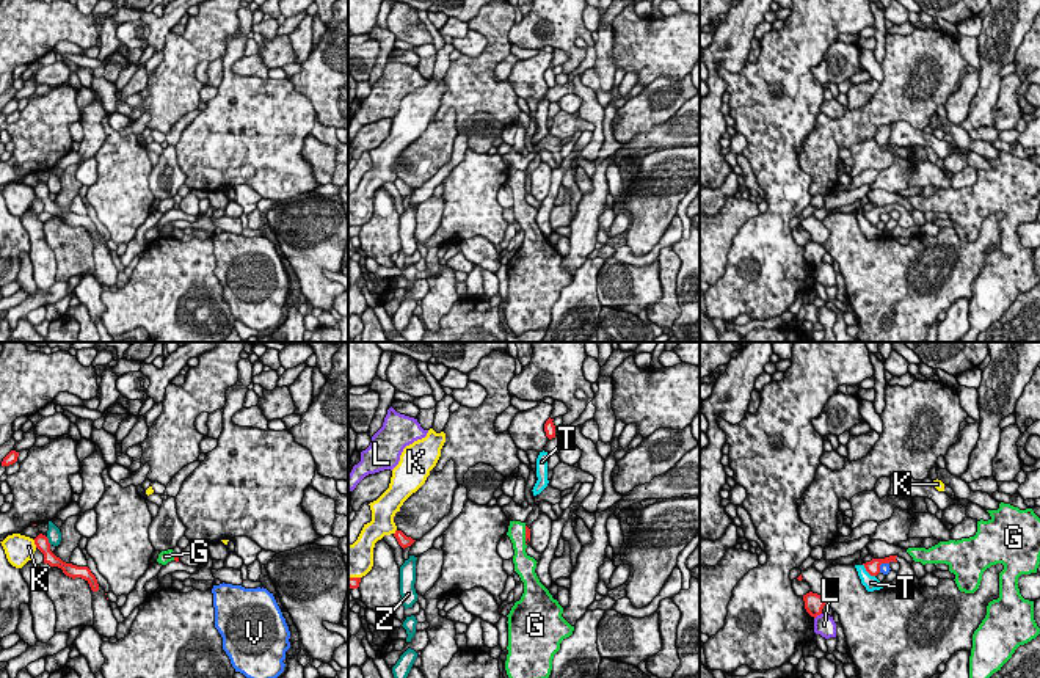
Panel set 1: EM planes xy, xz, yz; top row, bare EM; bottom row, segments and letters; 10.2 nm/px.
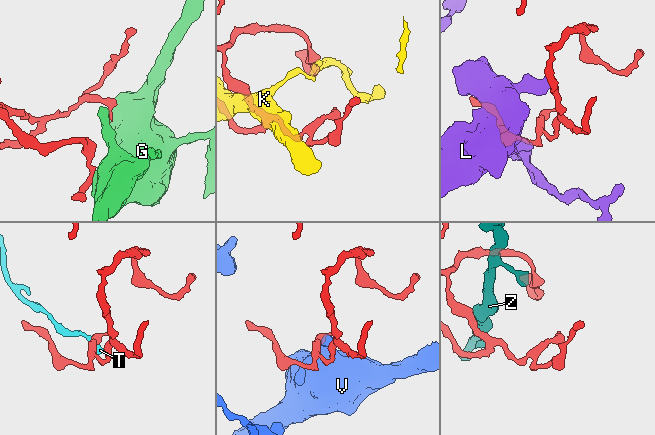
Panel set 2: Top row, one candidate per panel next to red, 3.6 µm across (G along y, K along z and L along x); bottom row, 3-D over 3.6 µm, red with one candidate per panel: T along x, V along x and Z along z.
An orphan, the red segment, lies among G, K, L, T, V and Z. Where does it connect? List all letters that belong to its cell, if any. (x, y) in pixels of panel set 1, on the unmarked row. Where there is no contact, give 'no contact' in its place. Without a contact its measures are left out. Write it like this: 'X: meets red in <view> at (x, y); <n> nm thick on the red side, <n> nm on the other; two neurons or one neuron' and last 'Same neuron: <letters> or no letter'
G: meets red in xz at (526, 182); 60 nm thick on the red side, 190 nm on the other; two neurons
K: meets red in xy at (35, 192); 140 nm thick on the red side, 300 nm on the other; two neurons
L: meets red in yz at (818, 262); 200 nm thick on the red side, 220 nm on the other; two neurons
T: meets red in yz at (868, 220); 140 nm thick on the red side, 160 nm on the other; two neurons
V: meets red in yz at (880, 212); 140 nm thick on the red side, 100 nm on the other; two neurons
Z: meets red in xy at (47, 189); 140 nm thick on the red side, 140 nm on the other; two neurons
Same neuron: no letter

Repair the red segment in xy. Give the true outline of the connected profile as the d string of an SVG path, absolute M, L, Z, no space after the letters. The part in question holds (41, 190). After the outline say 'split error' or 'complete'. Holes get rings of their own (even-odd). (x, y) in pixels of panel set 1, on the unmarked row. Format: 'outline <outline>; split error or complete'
outline M39 182L35 187L35 193L36 196L44 202L44 212L49 212L50 215L58 215L63 218L63 221L72 228L75 226L82 226L85 228L93 240L99 239L99 232L96 224L91 221L91 218L88 215L77 215L72 212L66 212L63 210L60 206L56 206L52 199L50 199L50 191L49 187L42 182Z; complete

